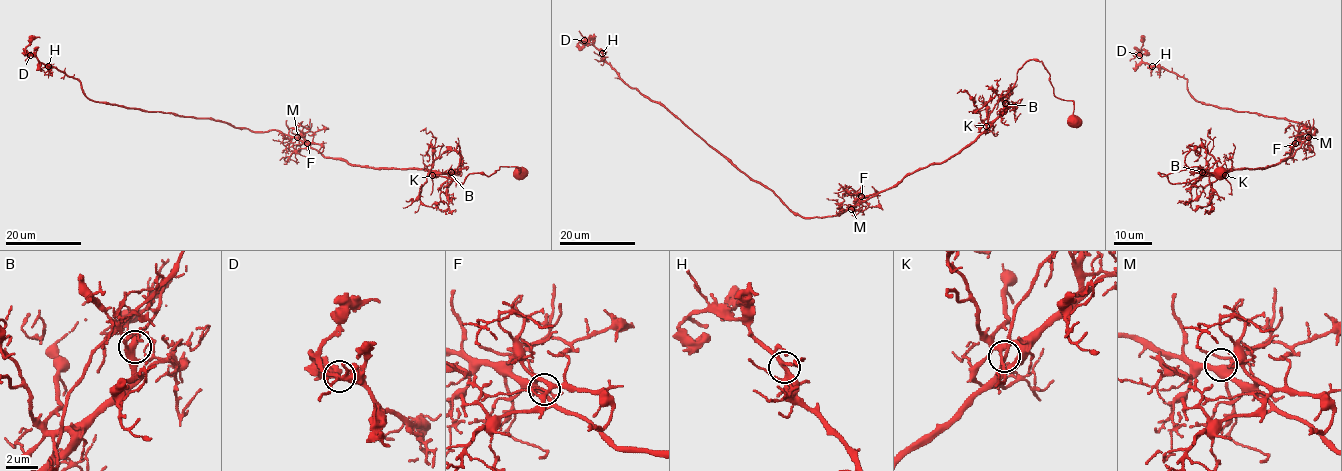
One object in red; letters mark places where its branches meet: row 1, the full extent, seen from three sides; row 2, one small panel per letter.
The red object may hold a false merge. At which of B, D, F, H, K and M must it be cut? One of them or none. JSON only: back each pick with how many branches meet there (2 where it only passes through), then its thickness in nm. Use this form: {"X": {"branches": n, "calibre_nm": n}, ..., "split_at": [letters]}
{"split_at": []}

